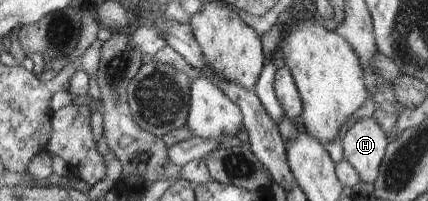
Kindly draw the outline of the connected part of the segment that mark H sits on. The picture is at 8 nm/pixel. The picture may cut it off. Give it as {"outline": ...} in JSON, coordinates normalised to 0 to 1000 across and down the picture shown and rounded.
{"outline":[[[853,577],[818,617],[815,652],[799,697],[804,791],[836,841],[846,905],[876,915],[888,876],[895,796],[914,706],[902,662],[900,632],[881,592]]]}

